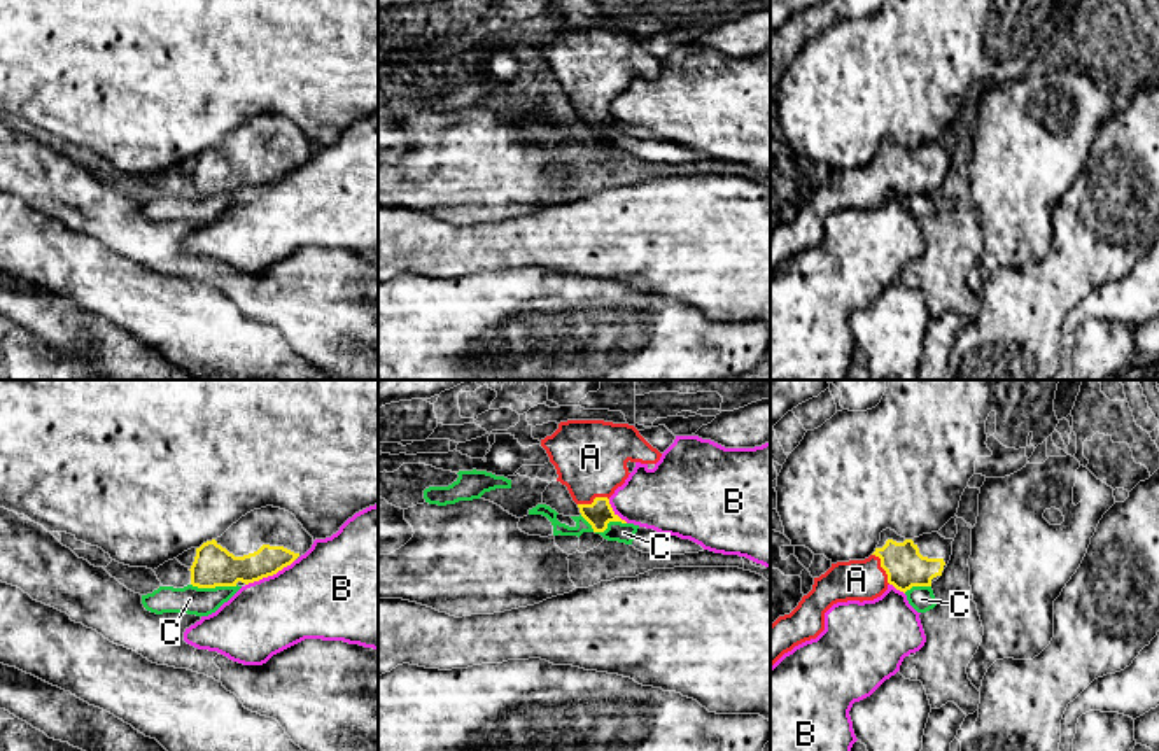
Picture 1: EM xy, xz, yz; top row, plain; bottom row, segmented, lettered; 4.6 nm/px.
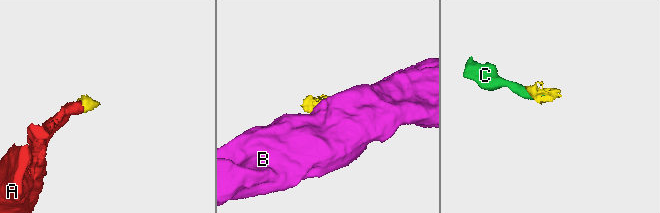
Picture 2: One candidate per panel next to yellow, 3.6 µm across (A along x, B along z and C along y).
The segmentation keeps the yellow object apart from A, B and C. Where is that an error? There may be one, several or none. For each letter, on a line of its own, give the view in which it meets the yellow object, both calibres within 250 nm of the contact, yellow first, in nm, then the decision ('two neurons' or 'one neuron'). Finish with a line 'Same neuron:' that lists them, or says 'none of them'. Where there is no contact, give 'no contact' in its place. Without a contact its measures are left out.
A: yz | 190/190 nm | one neuron
B: xy | 180/400 nm | two neurons
C: xz | 120/100 nm | two neurons
Same neuron: A

